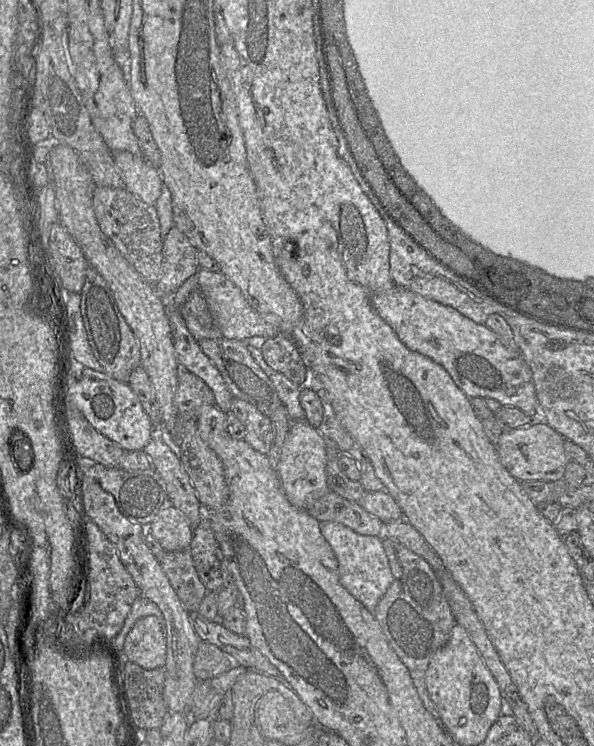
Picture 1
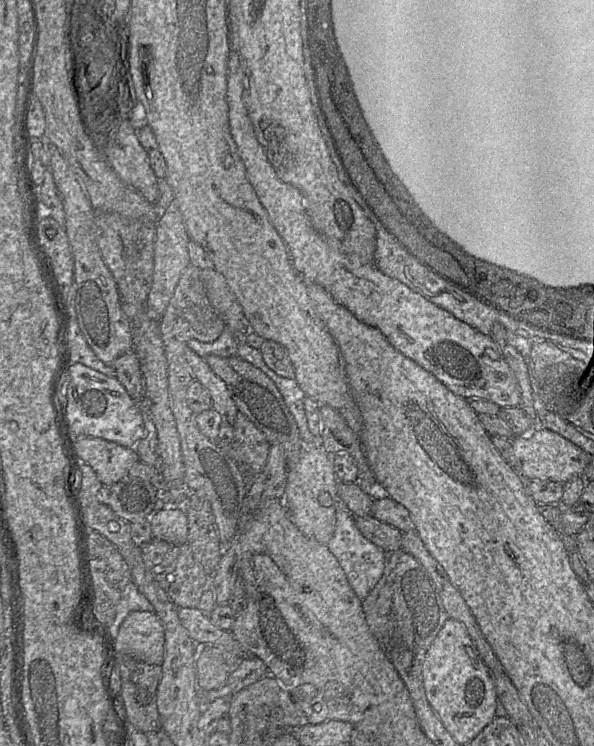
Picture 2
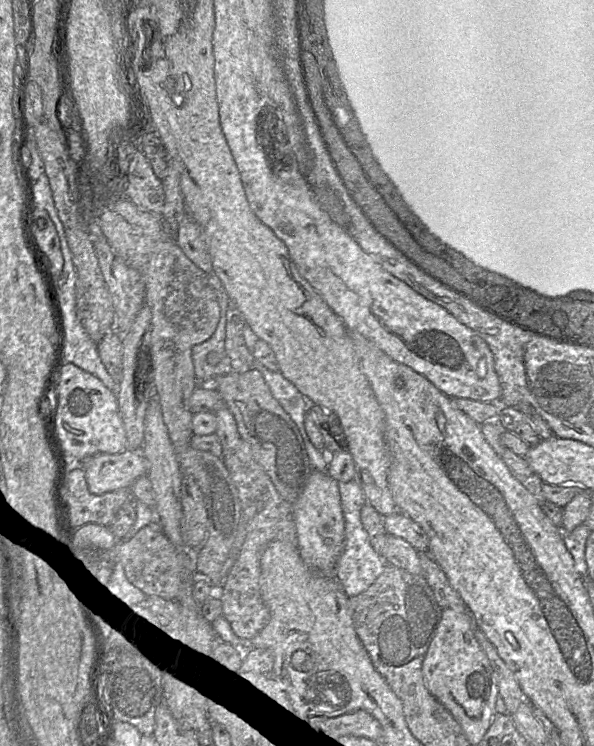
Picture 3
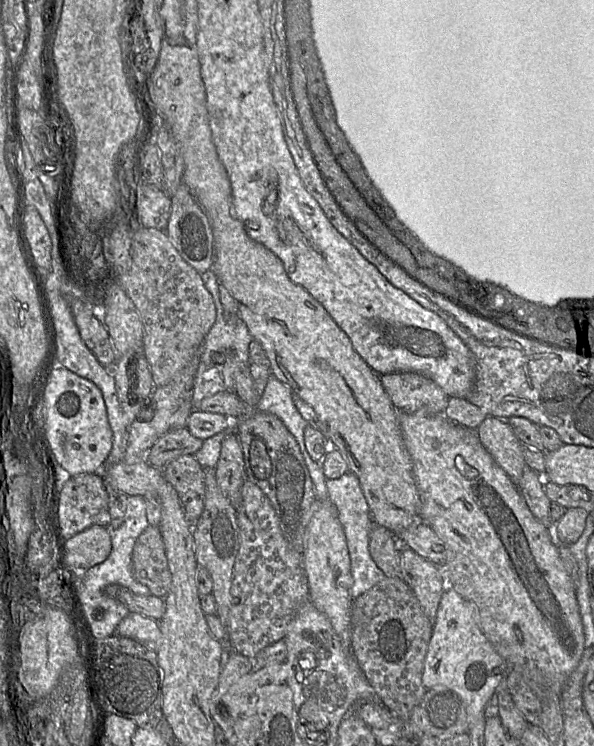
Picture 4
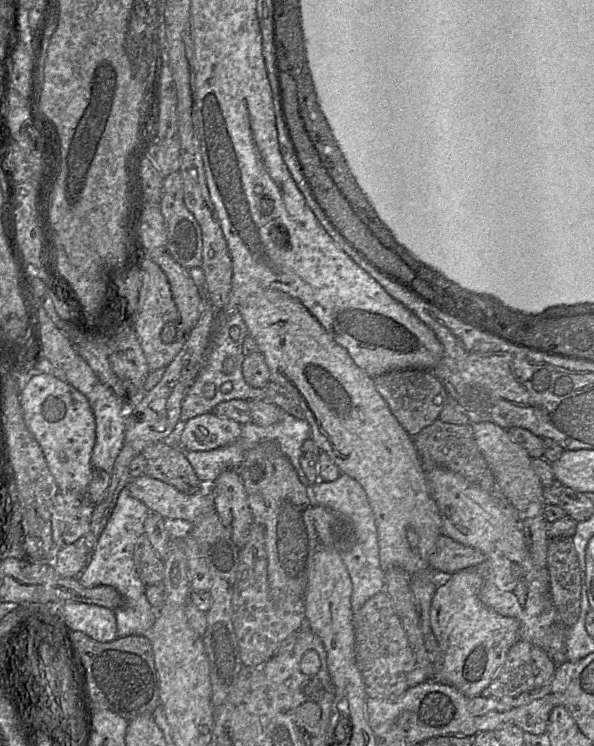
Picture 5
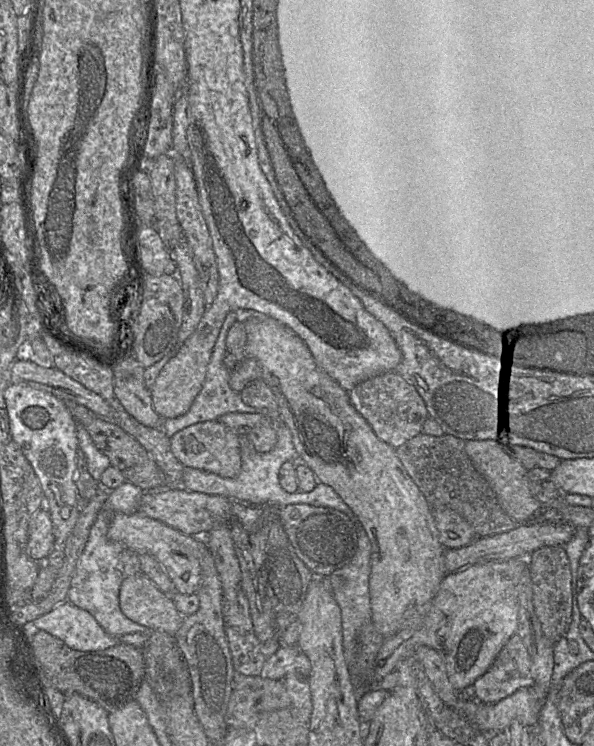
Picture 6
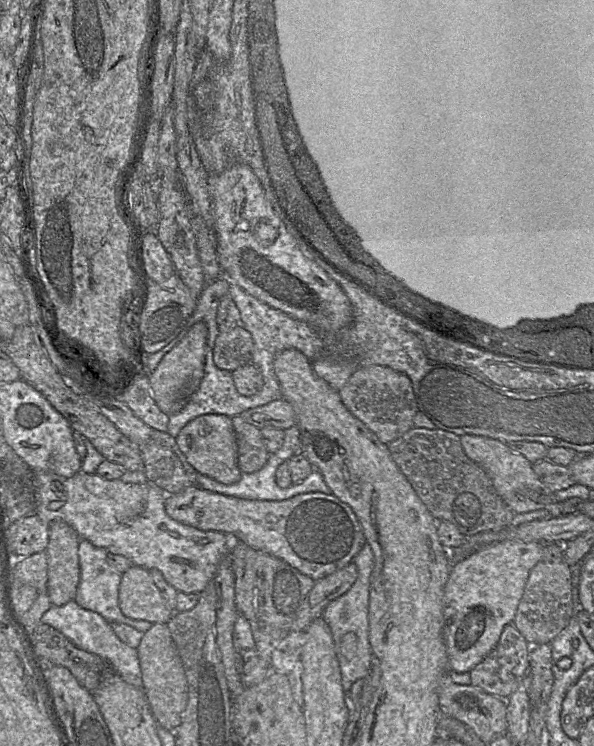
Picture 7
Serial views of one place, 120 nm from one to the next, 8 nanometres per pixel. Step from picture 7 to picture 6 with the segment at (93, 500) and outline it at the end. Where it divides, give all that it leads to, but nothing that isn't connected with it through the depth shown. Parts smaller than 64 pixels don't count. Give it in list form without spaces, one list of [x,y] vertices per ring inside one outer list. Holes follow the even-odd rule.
[[[141,511],[133,514],[113,515],[107,532],[108,539],[121,542],[139,555],[154,556],[165,568],[178,593],[196,593],[201,581],[201,555],[207,547],[205,536],[192,536],[145,515]]]

